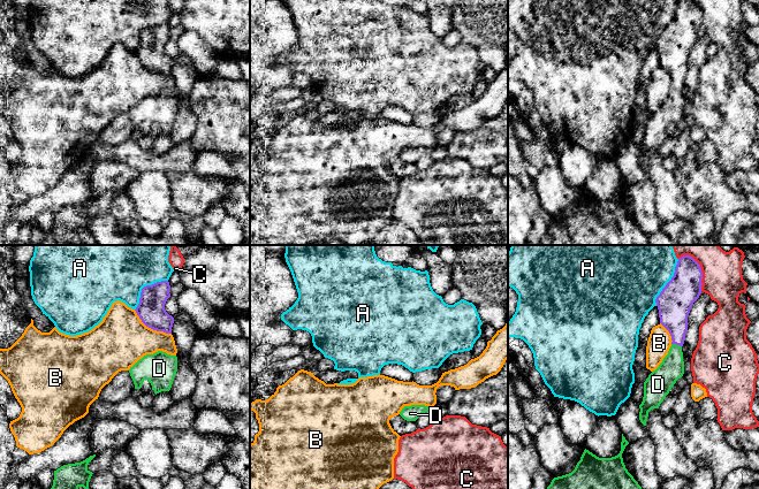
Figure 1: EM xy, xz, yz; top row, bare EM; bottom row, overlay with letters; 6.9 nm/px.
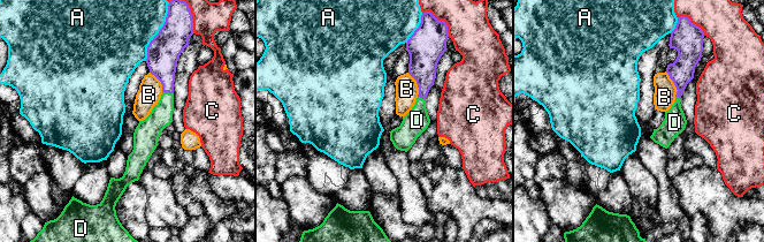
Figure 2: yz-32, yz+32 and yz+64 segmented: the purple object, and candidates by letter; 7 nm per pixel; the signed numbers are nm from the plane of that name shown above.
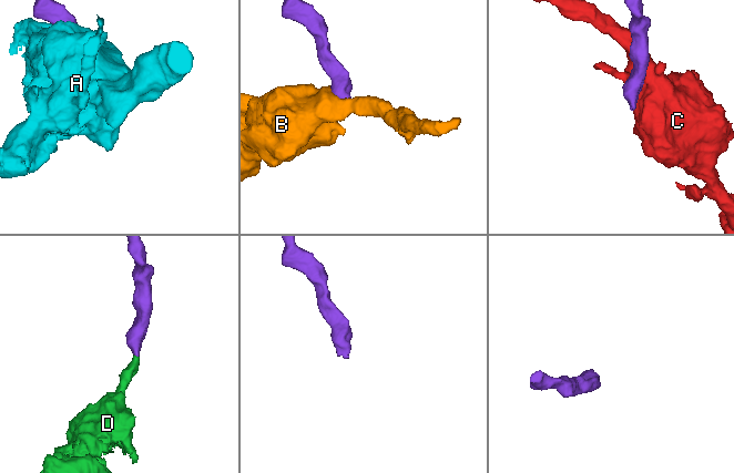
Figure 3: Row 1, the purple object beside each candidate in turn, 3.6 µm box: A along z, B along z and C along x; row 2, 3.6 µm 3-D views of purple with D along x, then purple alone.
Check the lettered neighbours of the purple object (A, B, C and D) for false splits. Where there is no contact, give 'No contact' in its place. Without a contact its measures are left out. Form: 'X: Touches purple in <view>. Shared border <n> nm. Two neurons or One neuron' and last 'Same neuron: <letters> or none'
A: Touches purple in xy. Shared border 320 nm. Two neurons
B: Touches purple in xy. Shared border 320 nm. Two neurons
C: Touches purple in yz. Shared border 240 nm. Two neurons
D: Touches purple in yz. Shared border 80 nm. One neuron
Same neuron: D

